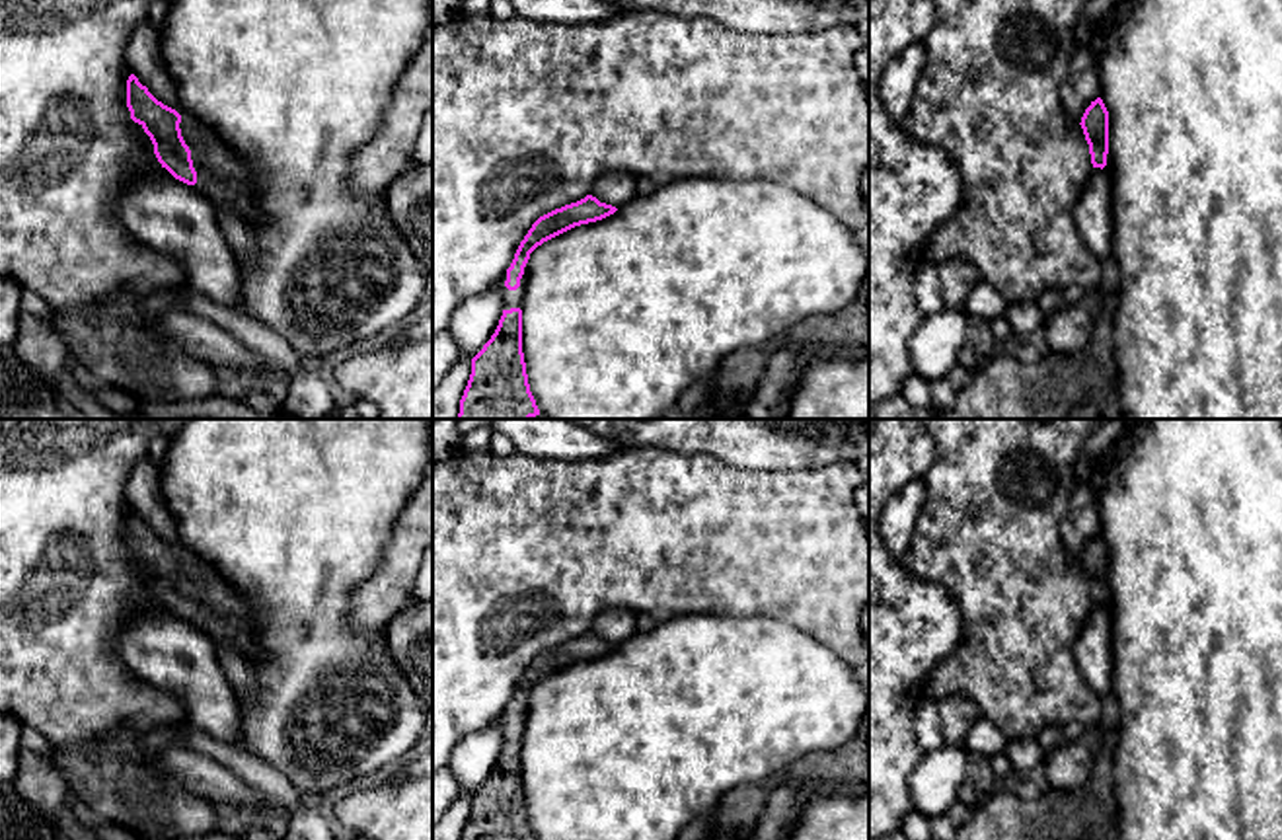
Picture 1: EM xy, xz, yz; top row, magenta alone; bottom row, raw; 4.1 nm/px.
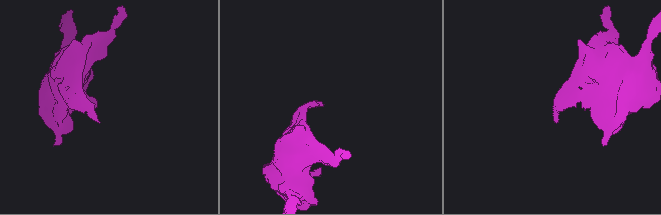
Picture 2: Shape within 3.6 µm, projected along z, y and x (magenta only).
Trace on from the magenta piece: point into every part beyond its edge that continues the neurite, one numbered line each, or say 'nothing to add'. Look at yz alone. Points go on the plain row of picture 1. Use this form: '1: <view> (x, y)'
nothing to add

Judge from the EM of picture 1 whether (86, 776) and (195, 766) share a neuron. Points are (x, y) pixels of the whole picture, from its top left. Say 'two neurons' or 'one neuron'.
two neurons

